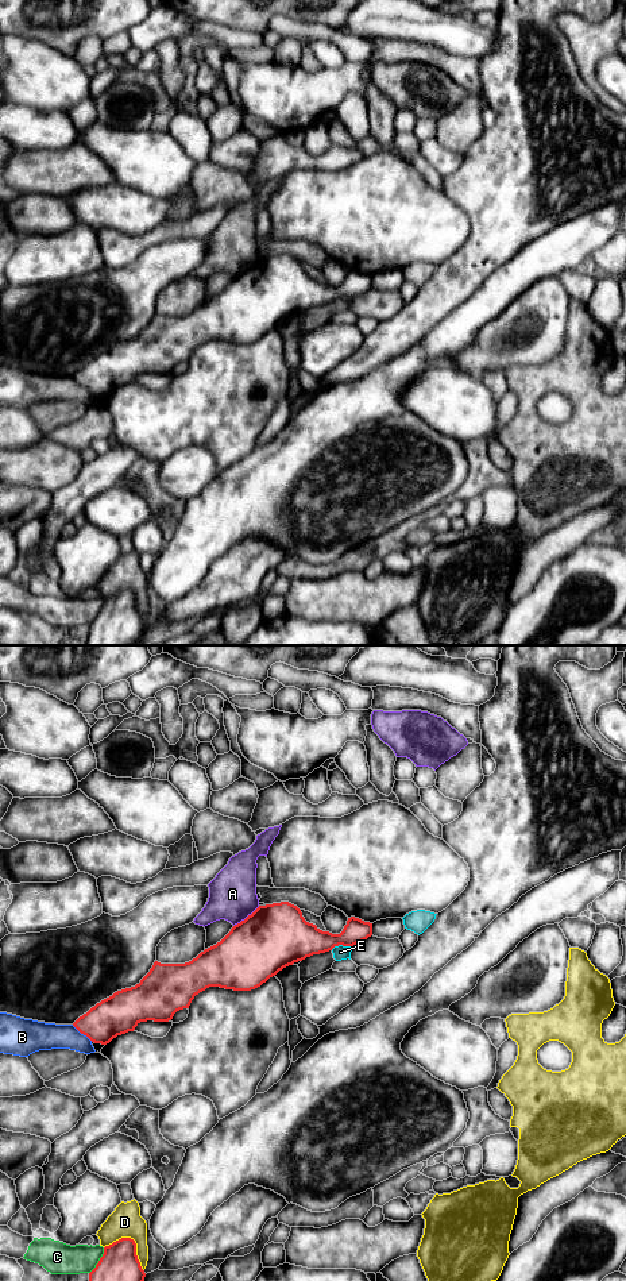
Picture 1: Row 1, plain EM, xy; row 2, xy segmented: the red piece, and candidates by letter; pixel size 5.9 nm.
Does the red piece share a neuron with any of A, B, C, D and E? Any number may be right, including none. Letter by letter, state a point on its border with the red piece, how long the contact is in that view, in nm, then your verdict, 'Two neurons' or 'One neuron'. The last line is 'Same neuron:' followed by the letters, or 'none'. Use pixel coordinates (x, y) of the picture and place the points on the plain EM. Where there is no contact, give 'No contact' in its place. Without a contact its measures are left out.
A: Touches red at xy (247, 269). Shared border 200 nm. Two neurons
B: Touches red at xy (82, 385). Shared border 160 nm. Two neurons
C: Touches red at xy (99, 613). Shared border 180 nm. Two neurons
D: Touches red at xy (134, 593). Shared border 280 nm. Two neurons
E: Touches red at xy (340, 296). Shared border 130 nm. Two neurons
Same neuron: none

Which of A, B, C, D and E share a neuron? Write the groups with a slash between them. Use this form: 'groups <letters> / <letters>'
groups A / B / C / D / E

